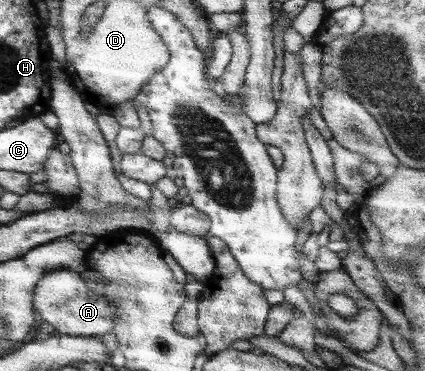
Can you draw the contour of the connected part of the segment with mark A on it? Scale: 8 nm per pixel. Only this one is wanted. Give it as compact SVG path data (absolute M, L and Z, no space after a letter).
M67 267L53 269L38 281L33 306L39 320L49 323L60 334L71 337L106 336L113 330L117 318L117 307L102 294L100 287L92 292L80 273Z

